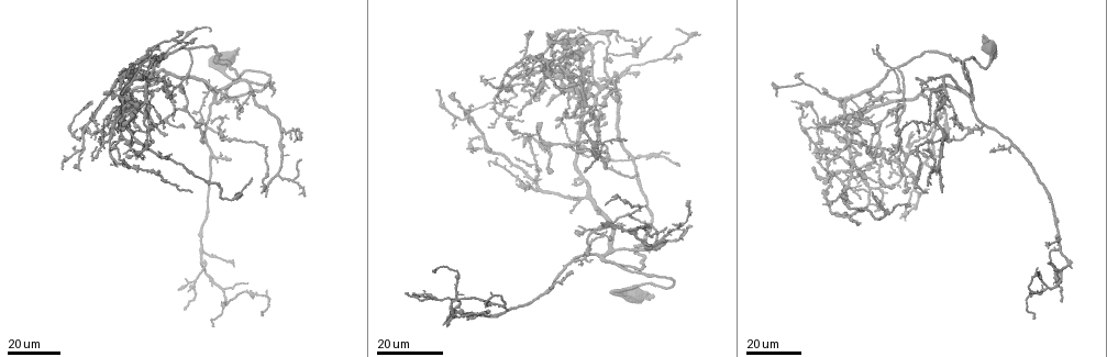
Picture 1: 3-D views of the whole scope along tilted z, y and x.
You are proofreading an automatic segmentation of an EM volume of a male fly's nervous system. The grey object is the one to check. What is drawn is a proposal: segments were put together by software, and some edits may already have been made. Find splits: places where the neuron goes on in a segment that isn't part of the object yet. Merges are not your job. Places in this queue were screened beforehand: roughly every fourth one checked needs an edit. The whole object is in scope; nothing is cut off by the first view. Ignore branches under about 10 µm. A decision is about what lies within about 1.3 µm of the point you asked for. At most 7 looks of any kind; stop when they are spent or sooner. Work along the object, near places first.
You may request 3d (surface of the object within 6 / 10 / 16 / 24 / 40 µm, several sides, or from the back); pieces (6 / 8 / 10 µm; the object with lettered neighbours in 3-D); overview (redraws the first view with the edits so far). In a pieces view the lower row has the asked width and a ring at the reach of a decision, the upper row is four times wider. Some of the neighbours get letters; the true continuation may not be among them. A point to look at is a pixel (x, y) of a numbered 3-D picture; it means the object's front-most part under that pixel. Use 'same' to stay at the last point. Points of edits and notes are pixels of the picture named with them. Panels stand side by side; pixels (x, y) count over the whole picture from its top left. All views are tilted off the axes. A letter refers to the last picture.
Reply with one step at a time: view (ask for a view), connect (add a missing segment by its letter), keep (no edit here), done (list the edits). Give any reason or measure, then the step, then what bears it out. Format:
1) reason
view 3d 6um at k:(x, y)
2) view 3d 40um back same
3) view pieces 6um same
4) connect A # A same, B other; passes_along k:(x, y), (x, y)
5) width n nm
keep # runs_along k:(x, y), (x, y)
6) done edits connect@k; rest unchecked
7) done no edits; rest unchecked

an open end
view 3d 16um at 1:(572, 63)

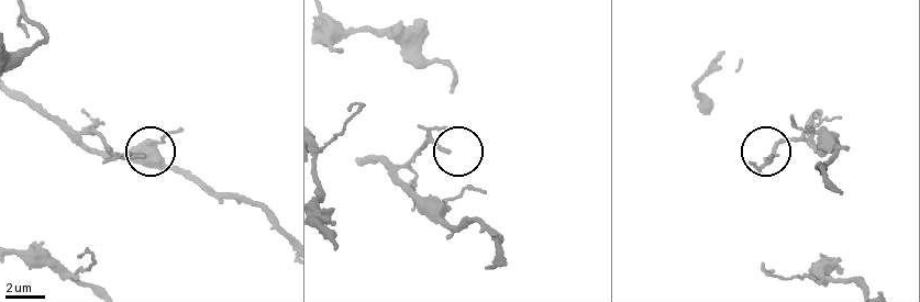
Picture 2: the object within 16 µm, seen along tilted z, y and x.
see the neighbours
view pieces 8um at 2:(450, 149)

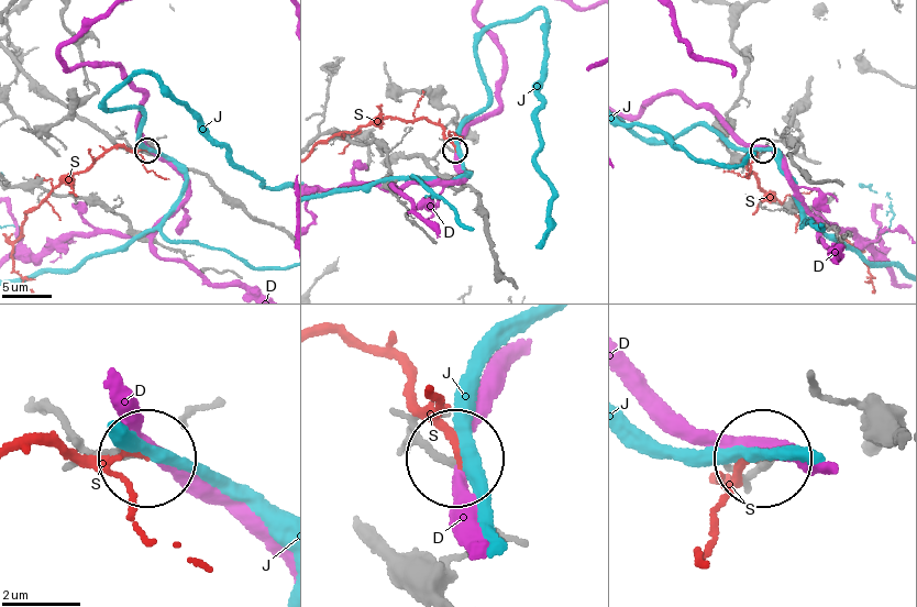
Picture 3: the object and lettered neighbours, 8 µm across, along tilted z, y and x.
keep # D other, J other, S other; none of them fits

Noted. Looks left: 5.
free end
view 3d 16um at 1:(306, 194)

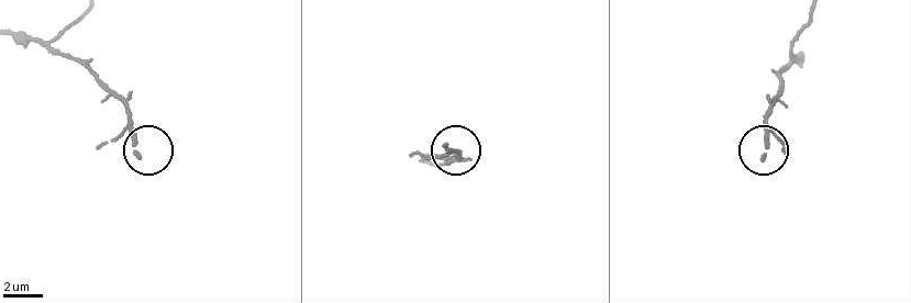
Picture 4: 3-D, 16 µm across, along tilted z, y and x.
see the neighbours
view pieces 8um at 4:(765, 161)

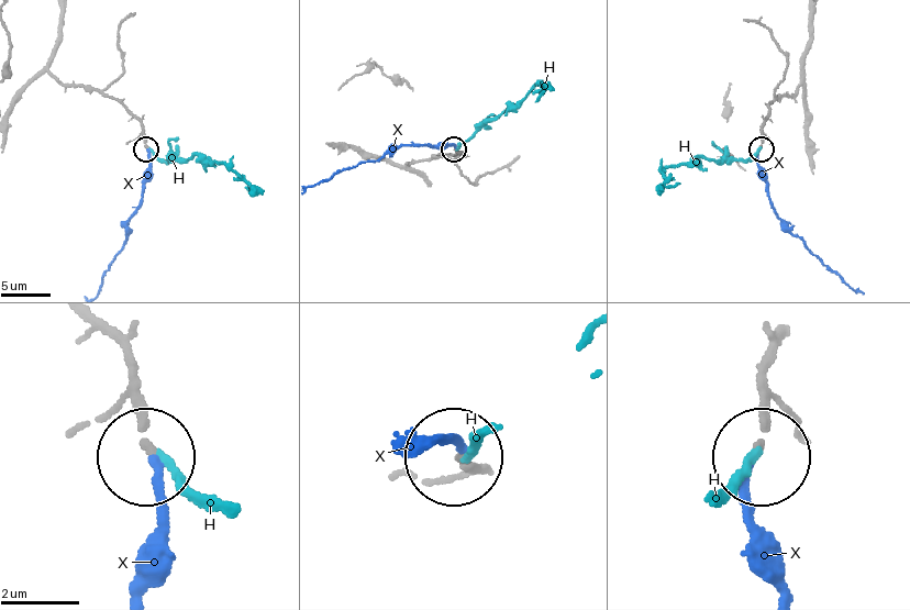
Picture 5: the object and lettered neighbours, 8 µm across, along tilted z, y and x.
width 160 nm
connect X # H other, X same; it goes on there

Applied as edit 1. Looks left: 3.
an open end
view 3d 24um at 1:(264, 196)

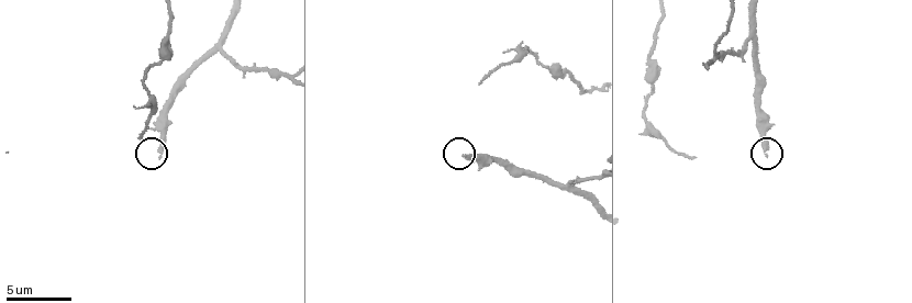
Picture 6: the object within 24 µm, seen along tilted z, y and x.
view pieces 6um at 6:(462, 156)

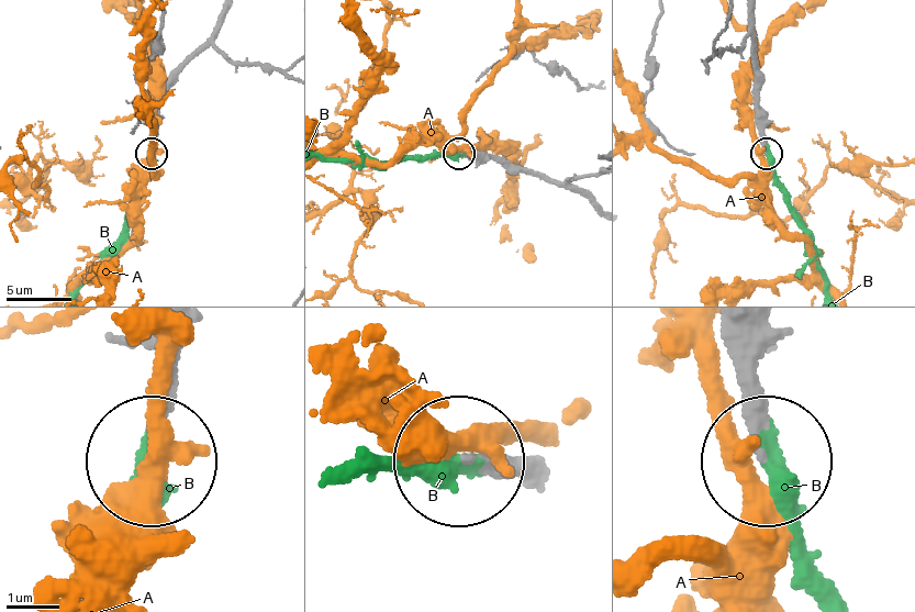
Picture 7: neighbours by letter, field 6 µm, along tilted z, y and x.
connect B # A other, B same; the neuron continues

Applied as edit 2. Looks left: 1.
done edits connect@5, connect@7; rest unchecked

